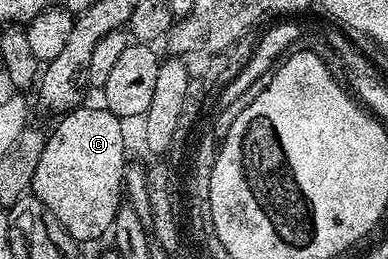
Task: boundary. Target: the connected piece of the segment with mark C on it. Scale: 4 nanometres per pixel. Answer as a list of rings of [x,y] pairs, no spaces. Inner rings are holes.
[[[89,104],[68,111],[59,119],[56,131],[48,134],[38,172],[34,172],[31,193],[36,195],[66,228],[77,243],[92,242],[111,231],[122,205],[120,189],[124,186],[122,121],[106,108],[95,110]]]

